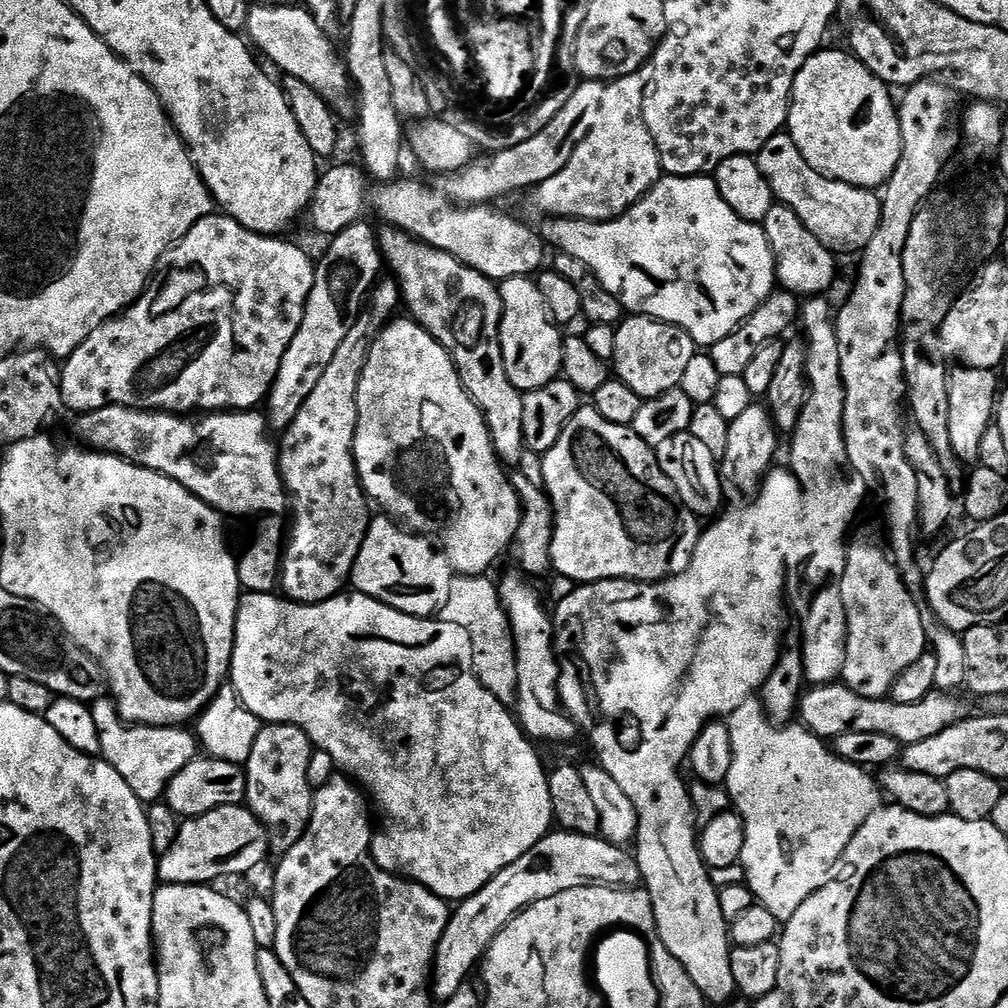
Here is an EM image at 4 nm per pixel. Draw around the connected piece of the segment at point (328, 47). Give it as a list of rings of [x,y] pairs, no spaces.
[[[254,6],[247,9],[247,39],[258,49],[259,55],[265,61],[277,64],[285,77],[300,79],[313,88],[322,99],[327,100],[333,109],[349,107],[350,77],[348,65],[342,59],[341,53],[331,44],[329,33],[314,22],[307,7],[269,8]]]

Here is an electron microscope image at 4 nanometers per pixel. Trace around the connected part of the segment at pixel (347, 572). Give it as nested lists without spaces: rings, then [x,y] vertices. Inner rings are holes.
[[[384,278],[373,287],[370,293],[370,304],[372,300],[372,313],[361,315],[359,319],[353,323],[352,328],[346,334],[345,340],[338,345],[338,350],[334,353],[334,359],[330,362],[330,366],[326,366],[326,370],[322,373],[322,378],[318,378],[318,386],[314,386],[314,391],[310,393],[310,398],[306,398],[306,402],[302,402],[302,410],[298,410],[298,414],[294,418],[294,422],[290,422],[290,426],[284,429],[278,440],[278,451],[280,453],[280,477],[284,479],[284,488],[288,492],[290,501],[290,517],[292,516],[292,524],[290,520],[290,536],[292,532],[292,541],[285,543],[282,548],[282,559],[280,561],[280,583],[279,591],[283,593],[287,599],[292,600],[295,604],[321,604],[323,600],[330,599],[331,596],[339,596],[345,591],[346,585],[352,579],[352,567],[358,558],[358,550],[362,550],[362,542],[366,538],[366,530],[372,522],[373,513],[368,512],[370,501],[360,485],[360,476],[356,473],[356,456],[352,452],[352,447],[356,441],[356,427],[358,426],[358,382],[360,375],[364,369],[364,365],[368,358],[368,350],[370,341],[384,327],[385,323],[393,319],[396,307],[401,307],[402,297],[400,289],[392,278]]]

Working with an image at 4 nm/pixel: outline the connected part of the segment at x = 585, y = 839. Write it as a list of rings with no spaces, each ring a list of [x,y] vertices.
[[[553,830],[548,835],[543,836],[522,858],[510,862],[506,870],[498,870],[478,894],[470,898],[459,901],[455,905],[454,911],[448,917],[448,925],[438,942],[436,958],[432,962],[432,974],[430,980],[430,992],[437,1001],[443,1002],[454,998],[454,994],[462,987],[465,987],[468,975],[472,971],[477,971],[478,965],[483,961],[492,944],[492,940],[502,931],[512,919],[529,908],[534,902],[542,902],[546,898],[554,898],[554,894],[562,894],[566,890],[581,888],[587,884],[603,884],[605,888],[635,888],[641,883],[640,871],[635,855],[627,847],[606,842],[603,836],[587,836],[577,832],[565,832],[563,830]]]

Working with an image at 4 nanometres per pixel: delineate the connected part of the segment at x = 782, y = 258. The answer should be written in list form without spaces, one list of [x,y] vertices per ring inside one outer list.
[[[773,203],[762,222],[766,238],[770,242],[772,257],[776,263],[776,278],[783,291],[791,292],[800,298],[808,298],[813,294],[827,293],[827,288],[836,280],[837,257],[790,210],[785,204]]]

